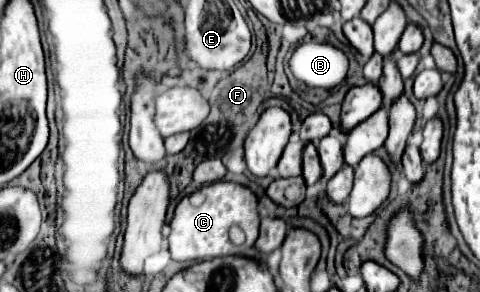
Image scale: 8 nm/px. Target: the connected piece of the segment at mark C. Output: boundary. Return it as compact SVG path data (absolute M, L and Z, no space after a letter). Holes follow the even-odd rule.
M228 181L204 185L196 193L182 197L170 221L168 243L170 243L172 259L174 261L210 261L216 257L248 253L258 237L258 225L260 225L256 203L258 203L256 195L250 189ZM232 225L238 225L246 235L246 243L240 247L232 245L228 239L228 229Z

